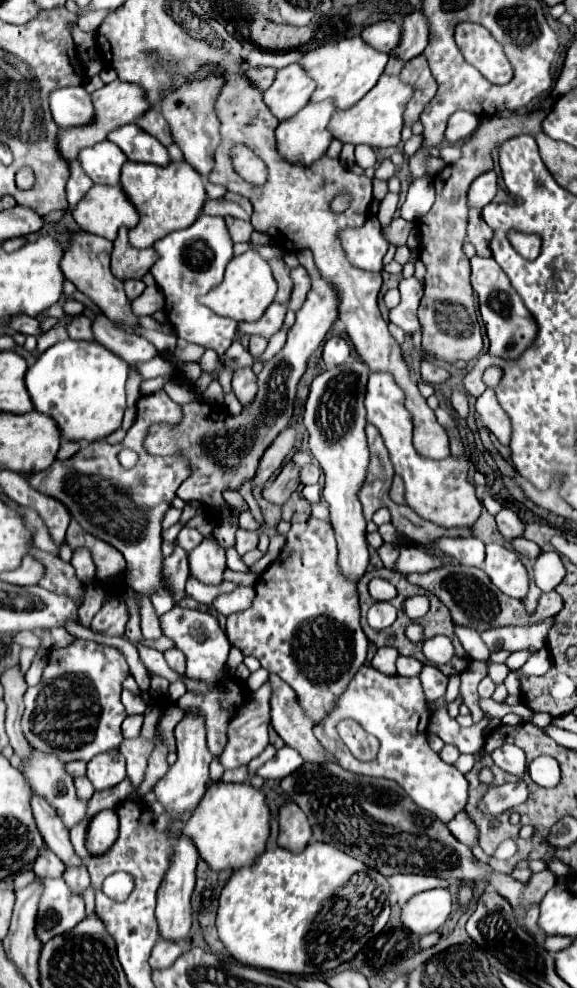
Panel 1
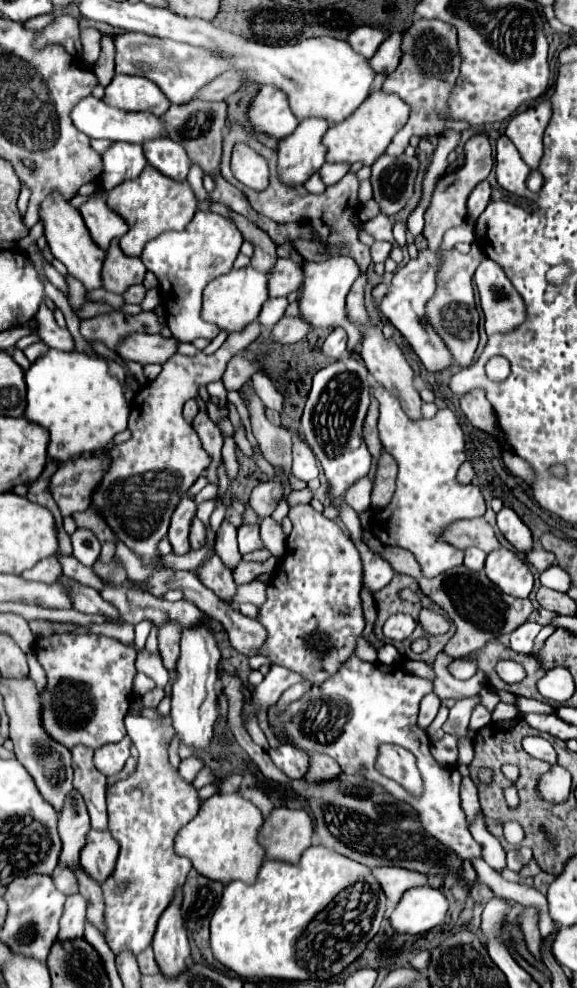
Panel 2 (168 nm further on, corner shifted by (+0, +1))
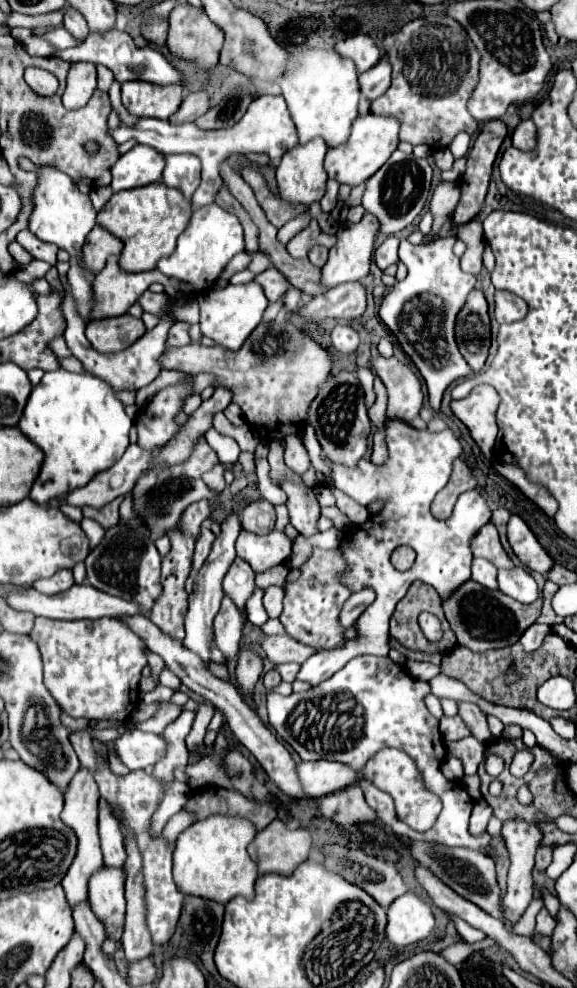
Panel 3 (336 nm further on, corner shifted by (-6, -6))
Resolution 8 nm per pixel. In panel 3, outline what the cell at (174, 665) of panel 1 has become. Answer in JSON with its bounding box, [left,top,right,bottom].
[149,528,195,640]

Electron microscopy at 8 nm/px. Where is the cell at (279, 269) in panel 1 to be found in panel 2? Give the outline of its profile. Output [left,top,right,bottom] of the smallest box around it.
[233,213,279,275]

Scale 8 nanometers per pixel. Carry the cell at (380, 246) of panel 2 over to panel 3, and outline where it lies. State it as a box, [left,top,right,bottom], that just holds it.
[375,236,399,270]

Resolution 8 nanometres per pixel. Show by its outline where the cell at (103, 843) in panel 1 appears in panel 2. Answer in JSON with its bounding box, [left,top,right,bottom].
[81,829,119,883]

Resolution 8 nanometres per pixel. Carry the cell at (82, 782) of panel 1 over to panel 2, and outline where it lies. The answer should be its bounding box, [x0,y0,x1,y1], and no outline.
[59,791,91,867]

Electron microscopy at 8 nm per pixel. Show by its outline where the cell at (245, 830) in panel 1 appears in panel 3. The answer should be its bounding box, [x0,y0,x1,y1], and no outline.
[173,816,257,904]

